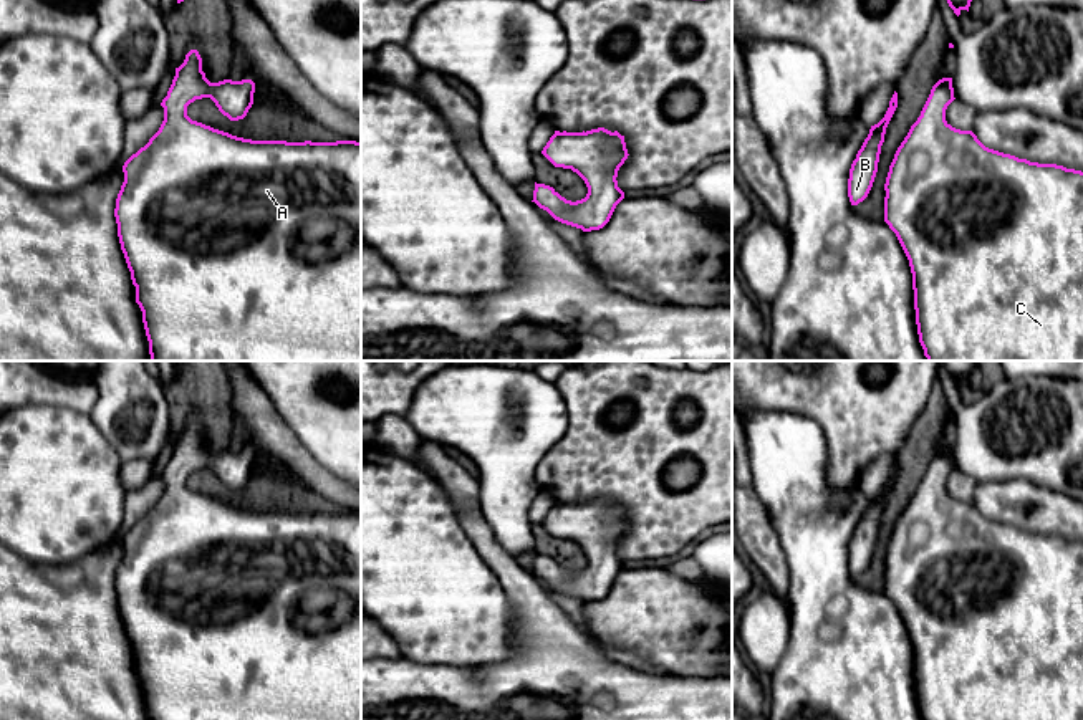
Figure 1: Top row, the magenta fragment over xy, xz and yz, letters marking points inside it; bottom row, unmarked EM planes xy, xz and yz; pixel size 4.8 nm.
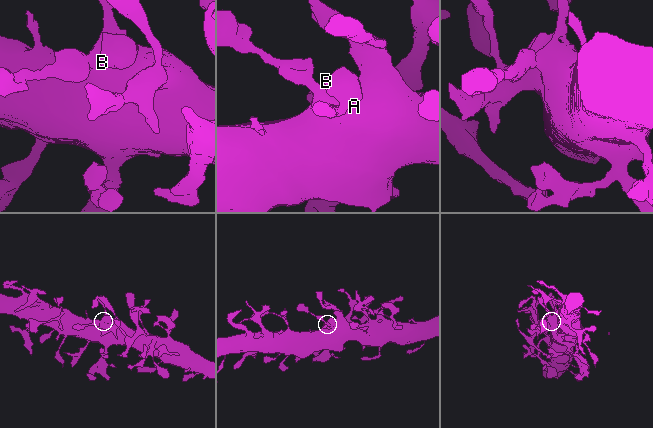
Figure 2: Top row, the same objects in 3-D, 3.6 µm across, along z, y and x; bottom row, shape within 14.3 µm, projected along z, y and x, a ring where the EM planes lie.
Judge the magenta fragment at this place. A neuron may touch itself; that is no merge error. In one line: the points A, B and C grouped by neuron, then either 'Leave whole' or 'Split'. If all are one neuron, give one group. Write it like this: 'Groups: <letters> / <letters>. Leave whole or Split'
Groups: A C / B. Split

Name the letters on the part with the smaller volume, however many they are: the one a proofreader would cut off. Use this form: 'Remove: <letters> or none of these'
Remove: B

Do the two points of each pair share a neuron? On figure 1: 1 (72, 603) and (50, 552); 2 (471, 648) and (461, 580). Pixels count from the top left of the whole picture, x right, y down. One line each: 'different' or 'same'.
1: different
2: same

